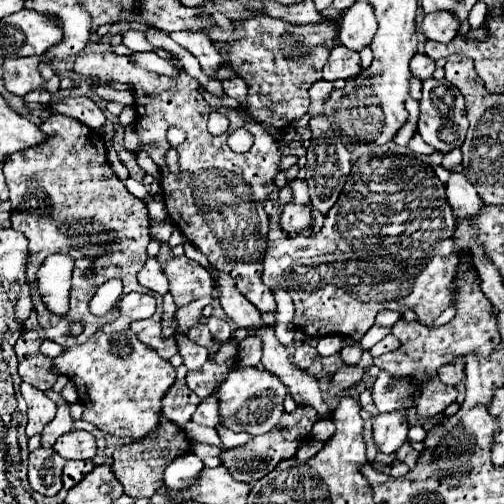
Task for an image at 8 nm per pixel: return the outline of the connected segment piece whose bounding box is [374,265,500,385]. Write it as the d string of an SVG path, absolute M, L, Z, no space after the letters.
M460 265L460 273L456 277L458 291L456 291L456 317L442 327L426 327L418 321L406 323L398 321L392 327L392 335L396 335L402 343L402 347L394 353L386 353L382 357L374 359L374 365L388 371L394 377L410 377L414 383L424 383L428 377L434 377L438 367L452 361L454 357L464 357L468 353L474 353L478 357L490 355L492 349L500 343L500 331L496 325L496 317L490 313L492 303L484 297L480 291L480 279L474 269L468 269L466 265Z

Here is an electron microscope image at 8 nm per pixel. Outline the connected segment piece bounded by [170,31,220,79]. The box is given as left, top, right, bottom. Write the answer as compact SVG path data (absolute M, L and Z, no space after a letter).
M188 31L188 33L170 33L170 37L198 59L202 71L210 79L216 79L216 69L220 69L220 53L208 39L208 33Z

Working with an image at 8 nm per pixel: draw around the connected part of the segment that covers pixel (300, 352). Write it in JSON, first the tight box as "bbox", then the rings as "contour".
{"bbox":[292,343,318,369],"contour":[[[300,343],[298,349],[296,349],[296,353],[294,353],[294,357],[292,357],[292,361],[294,361],[294,365],[296,365],[298,369],[308,369],[316,355],[318,355],[318,353],[316,353],[314,347],[310,347],[308,343]]]}

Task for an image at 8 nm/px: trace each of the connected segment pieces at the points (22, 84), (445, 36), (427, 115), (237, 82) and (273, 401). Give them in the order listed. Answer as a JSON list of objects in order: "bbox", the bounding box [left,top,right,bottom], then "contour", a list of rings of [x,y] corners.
[{"bbox":[4,57,60,95],"contour":[[[18,57],[18,59],[6,59],[4,61],[4,85],[14,95],[26,95],[28,91],[36,87],[44,87],[52,95],[60,89],[60,77],[54,75],[50,81],[44,81],[36,67],[36,57]]]},{"bbox":[422,13,460,43],"contour":[[[430,13],[422,21],[422,33],[438,43],[448,43],[458,35],[460,21],[452,13]]]},{"bbox":[418,79,468,151],"contour":[[[446,79],[422,81],[420,121],[418,121],[418,133],[422,135],[422,139],[440,151],[452,151],[464,143],[466,131],[468,131],[468,119],[464,113],[462,93]]]},{"bbox":[222,75,248,101],"contour":[[[238,75],[232,77],[232,81],[222,81],[222,87],[224,87],[224,93],[226,93],[228,97],[234,97],[234,99],[238,99],[238,101],[242,101],[242,99],[246,97],[246,91],[248,91],[244,79],[240,79]]]},{"bbox":[218,367,288,435],"contour":[[[240,367],[232,369],[226,377],[226,381],[218,387],[218,403],[220,403],[220,421],[224,427],[232,431],[246,431],[252,435],[268,433],[282,417],[284,407],[282,401],[286,397],[288,389],[280,383],[278,377],[274,377],[268,371],[258,371],[254,367]]]}]

